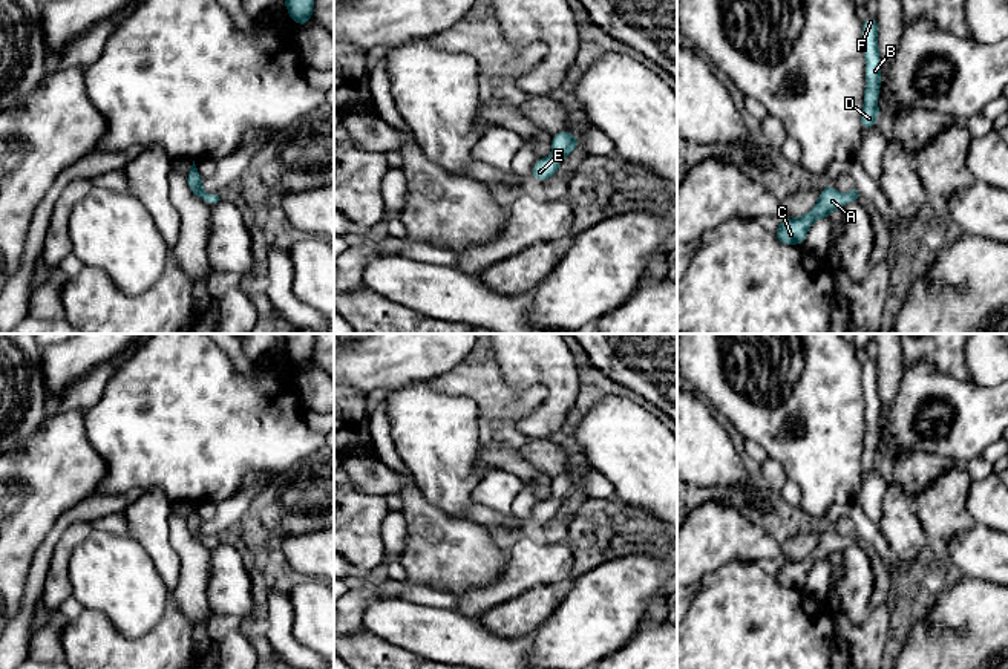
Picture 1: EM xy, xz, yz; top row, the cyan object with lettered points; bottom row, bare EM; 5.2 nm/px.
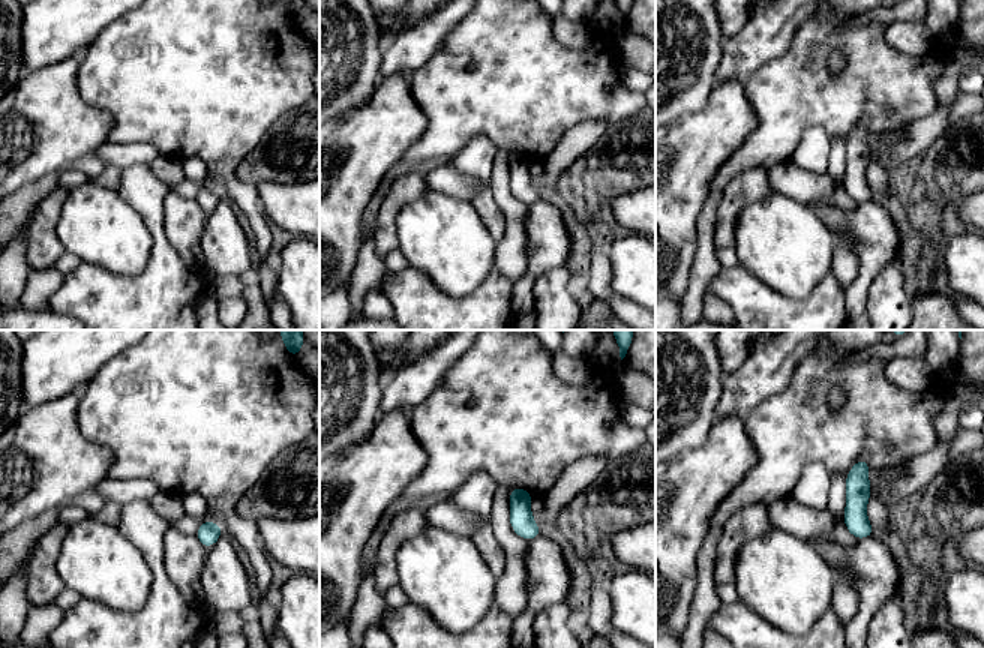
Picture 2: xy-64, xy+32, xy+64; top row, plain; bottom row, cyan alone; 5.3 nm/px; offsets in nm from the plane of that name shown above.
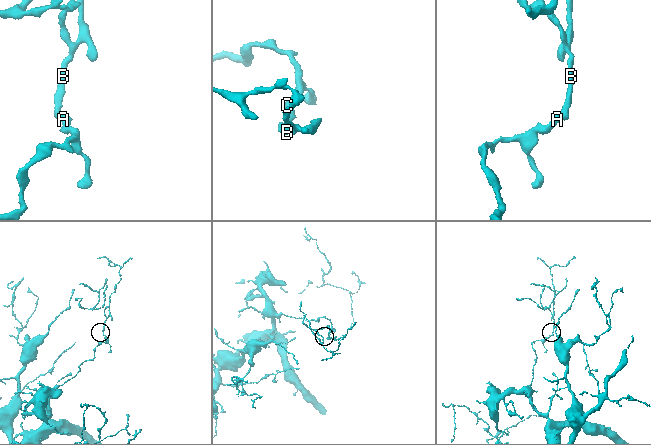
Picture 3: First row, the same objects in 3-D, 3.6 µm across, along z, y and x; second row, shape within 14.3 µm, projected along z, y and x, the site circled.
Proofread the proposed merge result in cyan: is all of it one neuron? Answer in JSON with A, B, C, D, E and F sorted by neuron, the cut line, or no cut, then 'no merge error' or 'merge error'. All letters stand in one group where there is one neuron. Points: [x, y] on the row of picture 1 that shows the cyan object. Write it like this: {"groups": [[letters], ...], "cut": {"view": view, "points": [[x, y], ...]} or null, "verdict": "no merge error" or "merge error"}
{"groups": [["A", "B", "C", "D", "E", "F"]], "cut": null, "verdict": "no merge error"}

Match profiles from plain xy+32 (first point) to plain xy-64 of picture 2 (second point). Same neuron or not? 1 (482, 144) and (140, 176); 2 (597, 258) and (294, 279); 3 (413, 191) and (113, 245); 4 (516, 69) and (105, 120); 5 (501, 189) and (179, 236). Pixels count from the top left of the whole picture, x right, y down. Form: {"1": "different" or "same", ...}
{"1": "same", "2": "different", "3": "different", "4": "different", "5": "same"}

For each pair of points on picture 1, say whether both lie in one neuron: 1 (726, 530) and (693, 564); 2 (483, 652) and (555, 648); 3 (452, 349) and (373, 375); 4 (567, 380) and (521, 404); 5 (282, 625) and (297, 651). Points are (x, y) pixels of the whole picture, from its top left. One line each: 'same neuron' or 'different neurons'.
1: same neuron
2: different neurons
3: same neuron
4: different neurons
5: same neuron

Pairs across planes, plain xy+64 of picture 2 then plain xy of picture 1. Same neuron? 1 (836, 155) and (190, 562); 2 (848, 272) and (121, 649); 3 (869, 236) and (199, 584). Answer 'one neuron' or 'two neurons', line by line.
1: one neuron
2: two neurons
3: two neurons

